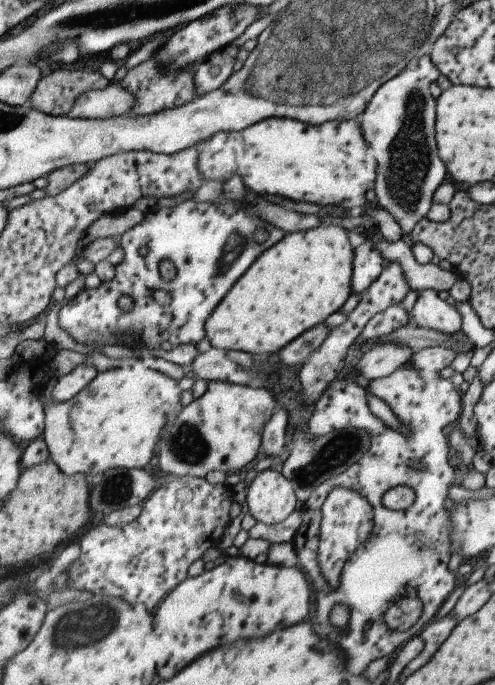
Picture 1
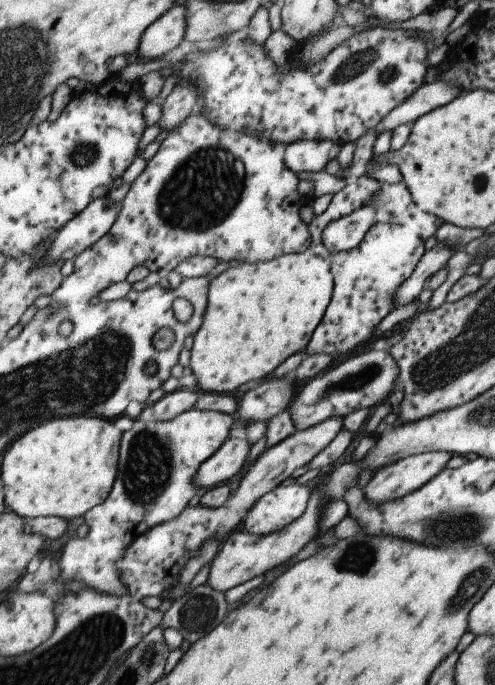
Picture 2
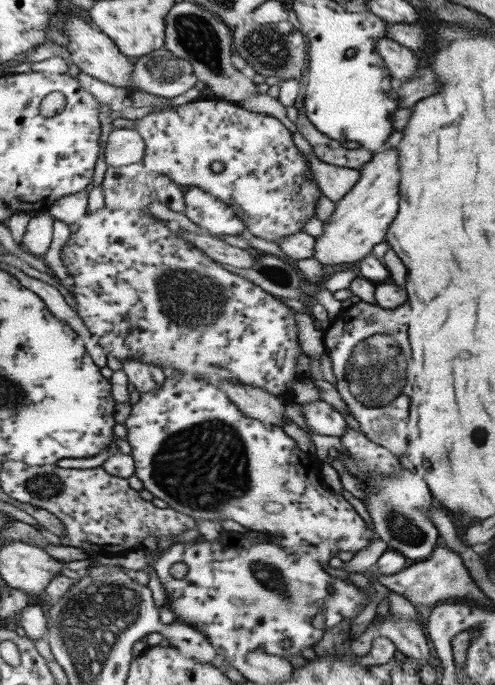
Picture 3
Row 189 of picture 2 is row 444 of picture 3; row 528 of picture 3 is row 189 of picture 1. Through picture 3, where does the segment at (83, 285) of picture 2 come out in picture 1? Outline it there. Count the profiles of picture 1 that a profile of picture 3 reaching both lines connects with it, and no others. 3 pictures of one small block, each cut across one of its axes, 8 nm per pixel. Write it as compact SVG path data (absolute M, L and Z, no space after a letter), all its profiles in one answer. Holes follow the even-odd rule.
M273 117L271 119L264 119L243 131L220 133L209 139L209 142L201 149L201 154L199 154L199 170L201 170L201 174L203 174L204 181L215 180L227 182L232 176L237 175L236 172L239 172L239 174L243 176L245 184L247 184L251 190L259 192L259 194L281 194L281 196L278 197L296 203L303 202L323 206L331 205L347 210L355 207L363 209L365 204L367 204L367 192L369 192L371 188L375 188L375 180L377 180L377 160L375 160L375 156L371 154L371 148L369 148L369 144L367 144L365 136L363 136L363 128L361 128L361 124L359 124L359 119L345 122L327 121L321 125L313 125L309 122L293 120L291 118Z

